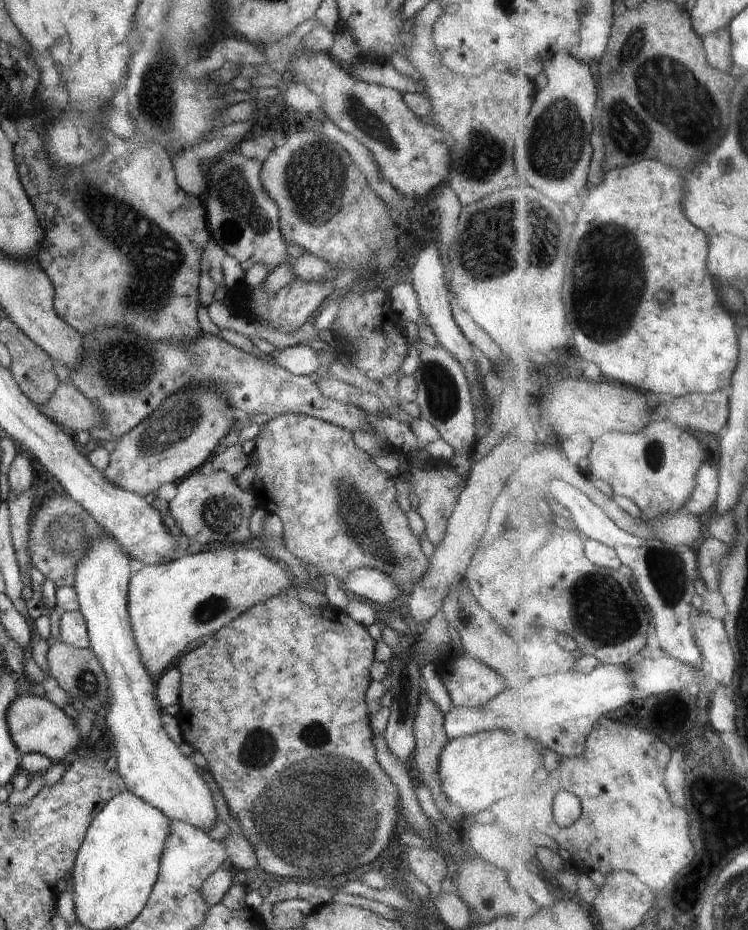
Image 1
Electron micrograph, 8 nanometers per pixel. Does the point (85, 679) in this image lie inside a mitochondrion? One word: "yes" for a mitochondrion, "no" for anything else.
yes

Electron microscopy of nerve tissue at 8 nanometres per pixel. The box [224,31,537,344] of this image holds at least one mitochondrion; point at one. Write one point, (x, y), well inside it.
(313, 176)

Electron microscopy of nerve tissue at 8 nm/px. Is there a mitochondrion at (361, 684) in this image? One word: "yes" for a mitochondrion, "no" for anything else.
no

